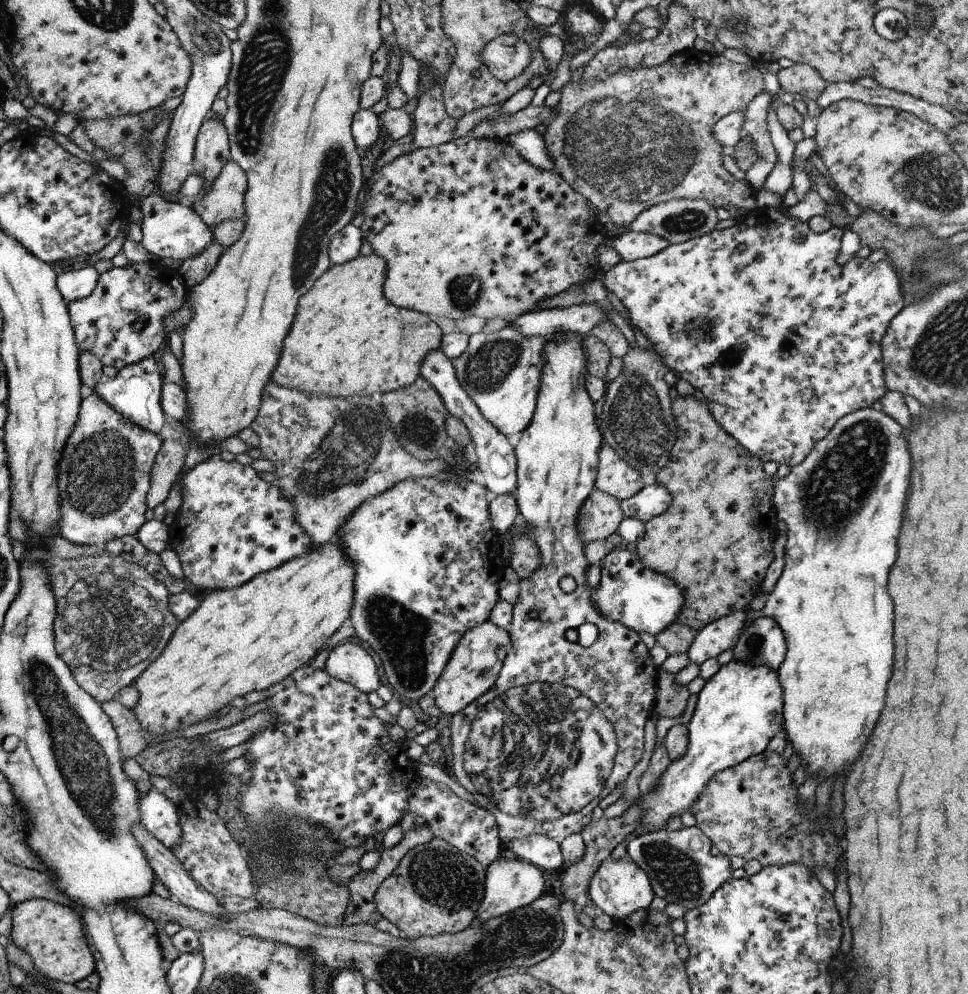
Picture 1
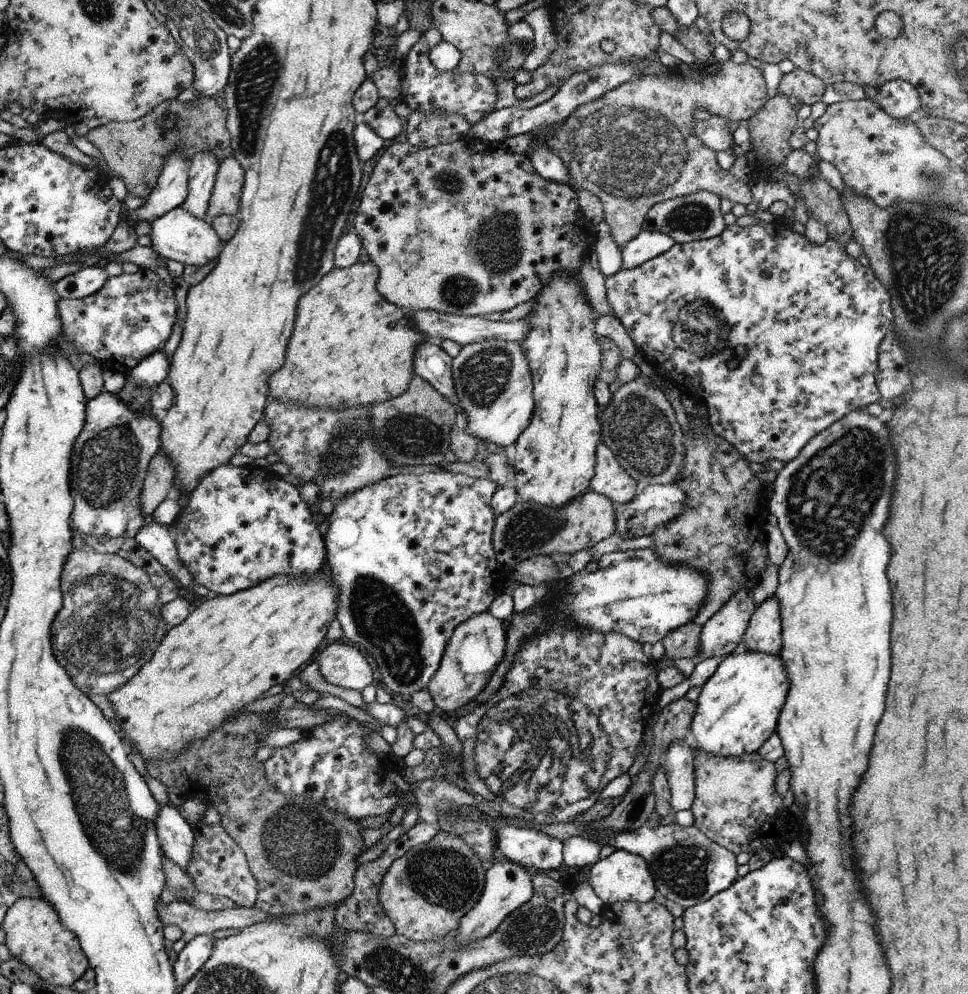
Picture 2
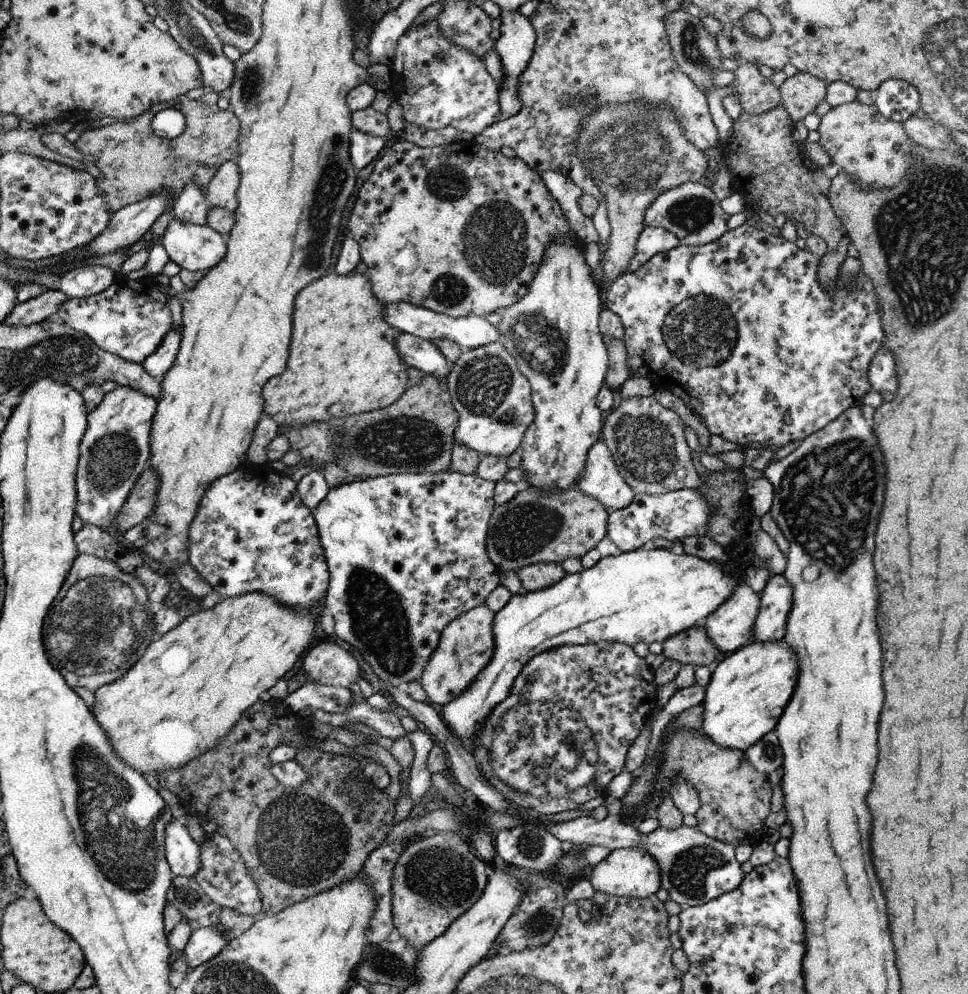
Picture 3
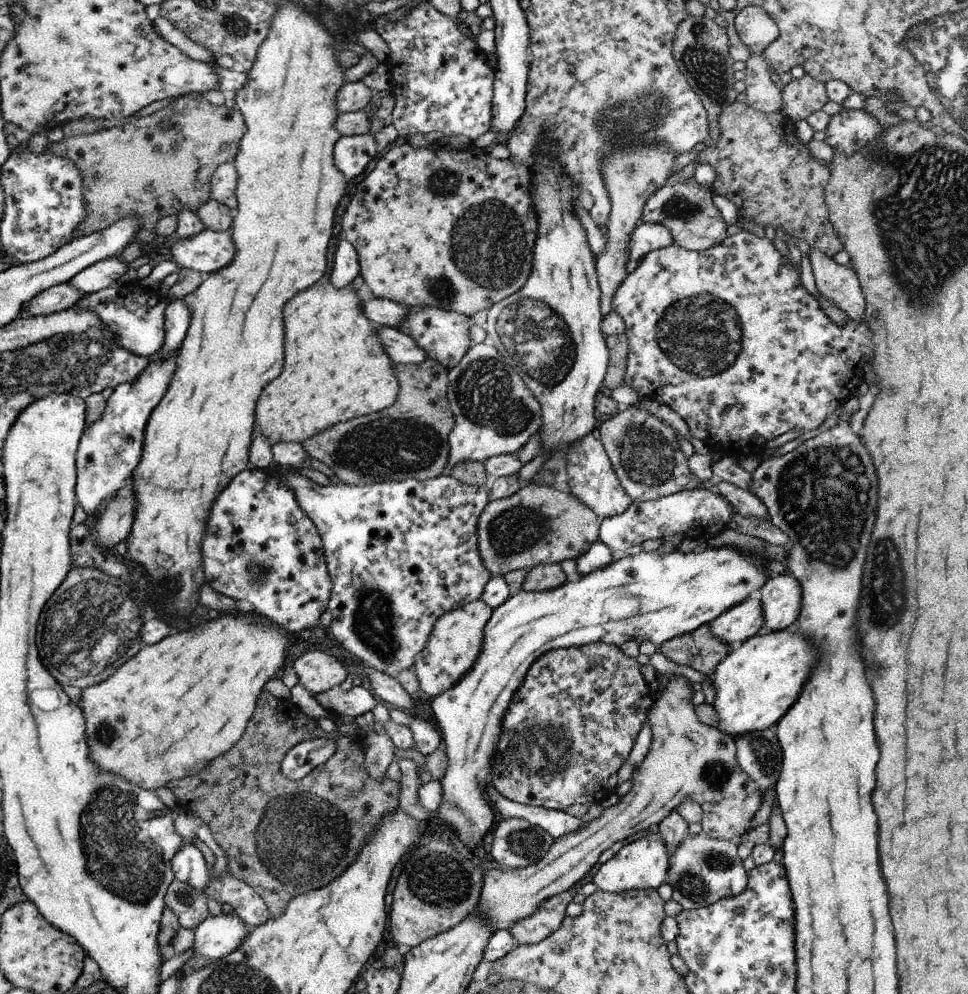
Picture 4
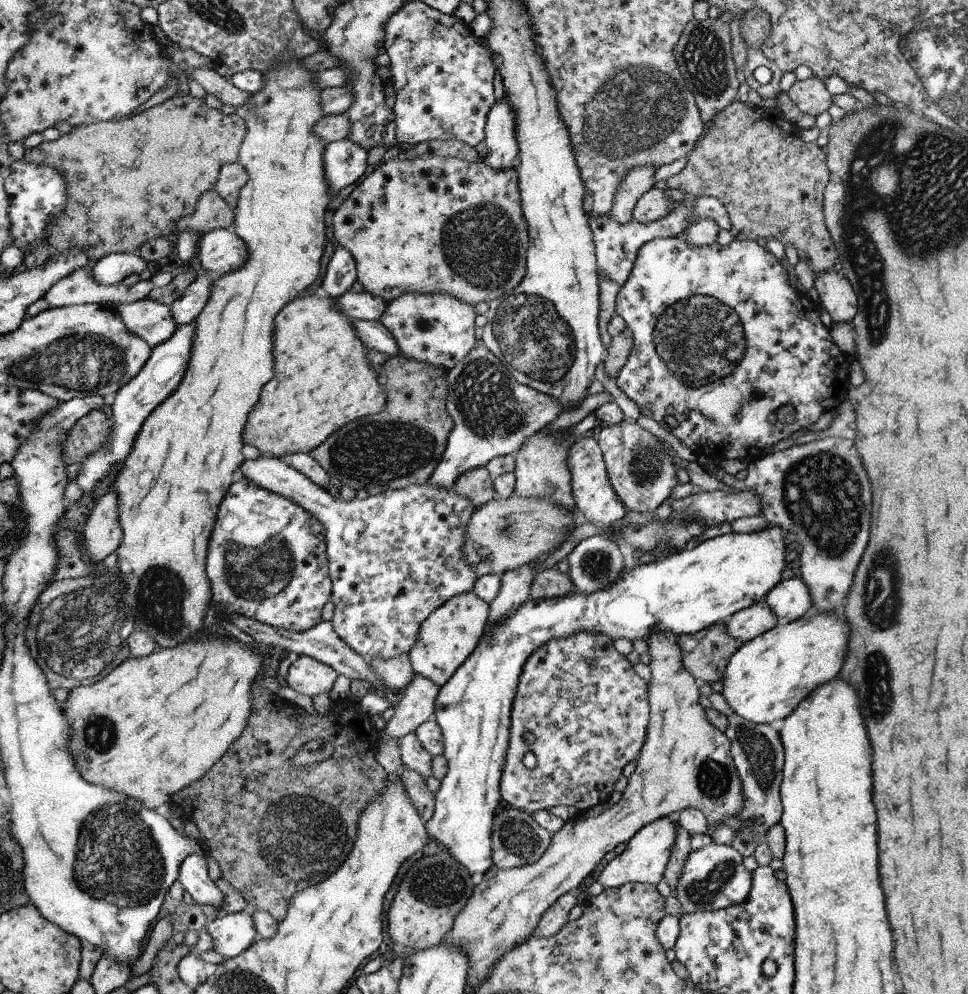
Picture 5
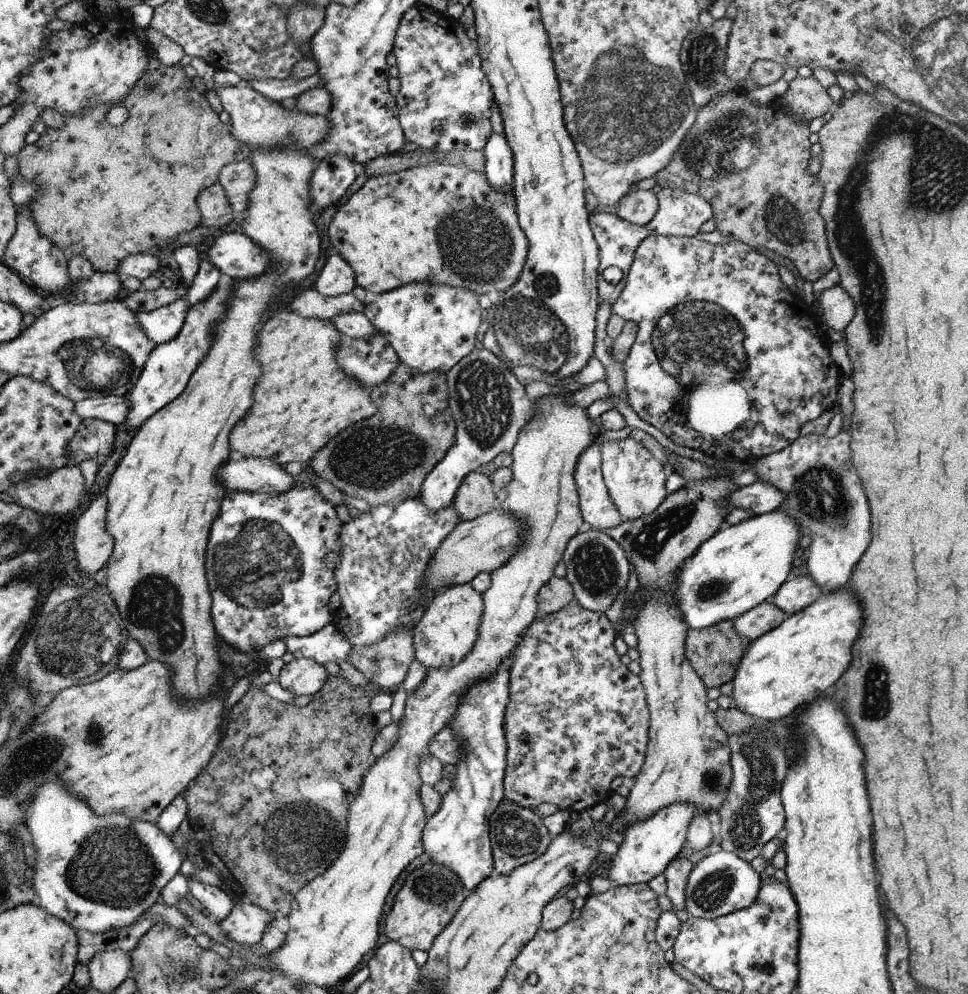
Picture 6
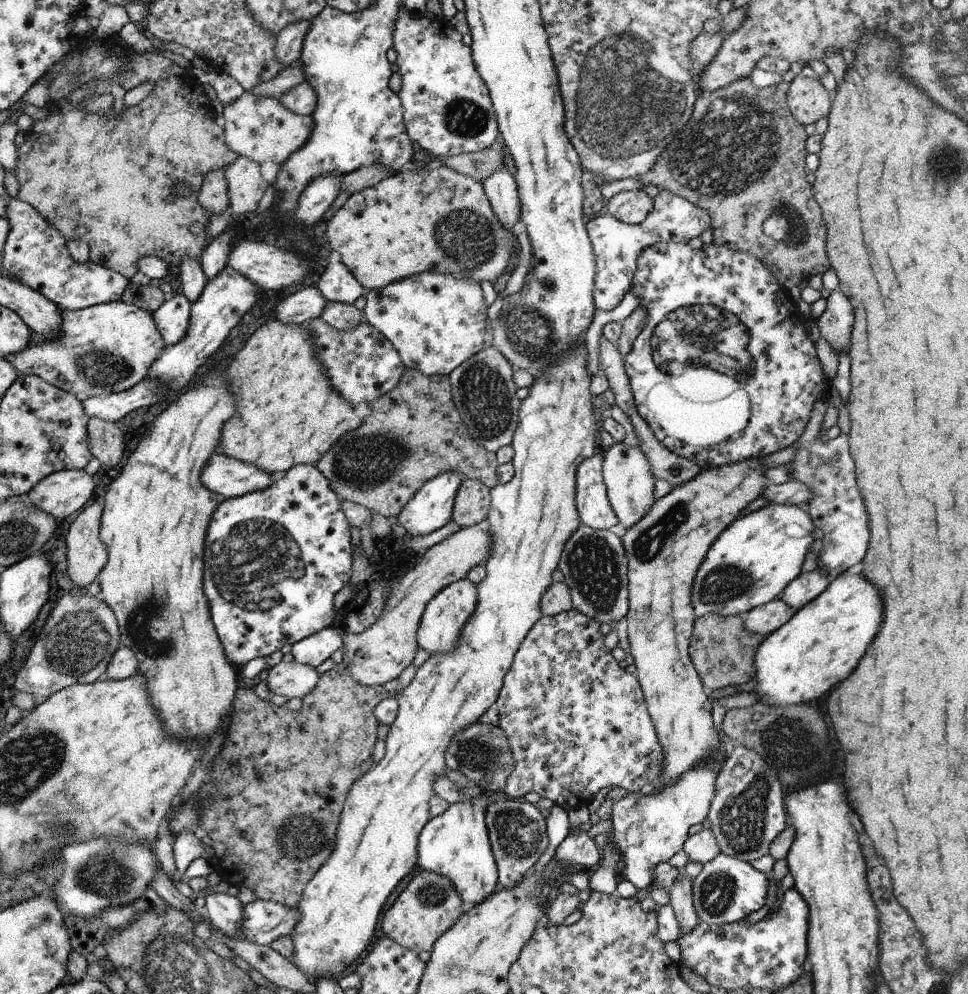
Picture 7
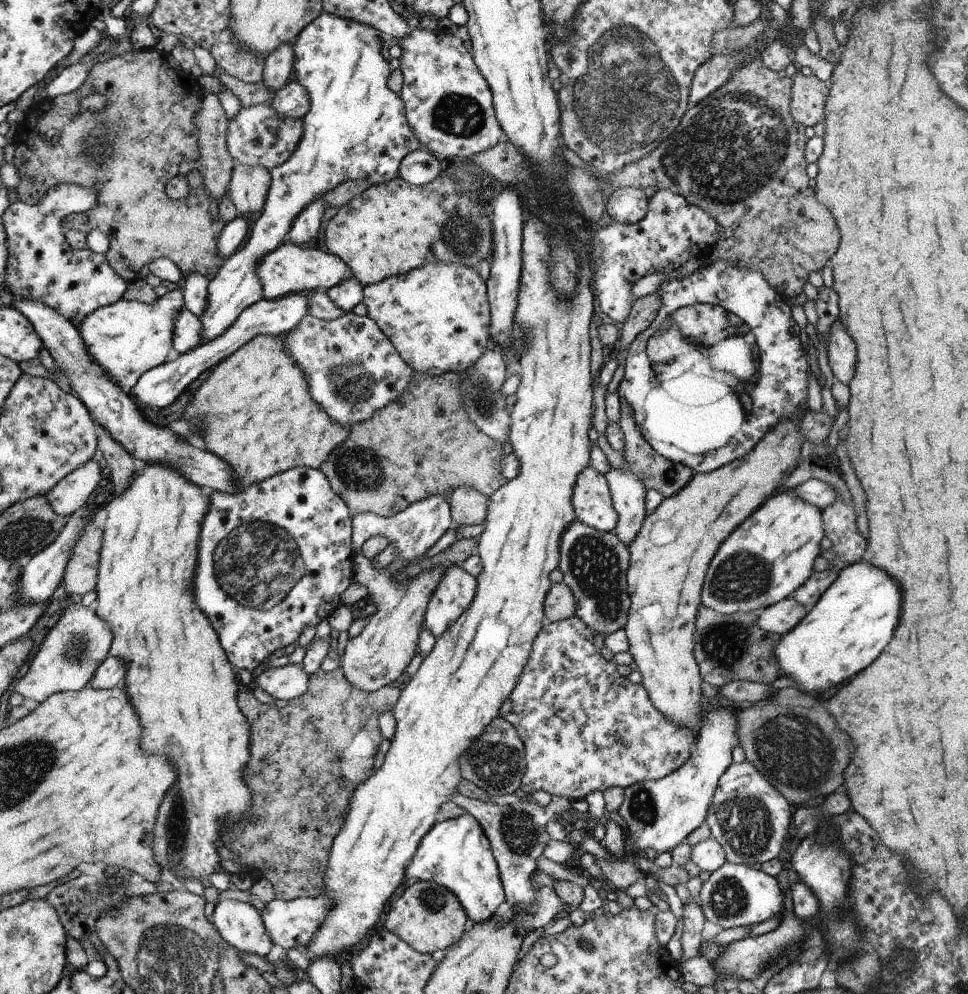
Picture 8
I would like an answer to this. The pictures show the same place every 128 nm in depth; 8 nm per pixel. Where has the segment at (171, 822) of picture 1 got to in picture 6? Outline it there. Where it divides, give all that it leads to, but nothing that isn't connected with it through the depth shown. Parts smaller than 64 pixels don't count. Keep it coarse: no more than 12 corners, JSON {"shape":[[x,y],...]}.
{"shape":[[188,859],[179,872],[189,891],[218,922],[235,905],[222,887],[198,882],[196,866]]}

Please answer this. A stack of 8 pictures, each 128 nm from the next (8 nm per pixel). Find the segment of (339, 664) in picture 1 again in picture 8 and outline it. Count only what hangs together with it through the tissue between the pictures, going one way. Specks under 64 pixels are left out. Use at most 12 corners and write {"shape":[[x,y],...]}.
{"shape":[[301,663],[256,673],[259,687],[276,700],[292,701],[308,691]]}

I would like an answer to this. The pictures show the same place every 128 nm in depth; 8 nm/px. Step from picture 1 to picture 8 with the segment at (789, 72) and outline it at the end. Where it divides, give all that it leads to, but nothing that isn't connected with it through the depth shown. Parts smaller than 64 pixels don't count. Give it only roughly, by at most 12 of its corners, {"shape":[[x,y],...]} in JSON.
{"shape":[[796,72],[790,110],[812,128],[825,121],[829,87]]}

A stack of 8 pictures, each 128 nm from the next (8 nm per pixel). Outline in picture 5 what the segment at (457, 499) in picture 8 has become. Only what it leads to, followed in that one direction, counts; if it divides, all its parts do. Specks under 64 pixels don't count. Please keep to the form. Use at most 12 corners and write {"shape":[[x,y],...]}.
{"shape":[[486,467],[464,472],[454,492],[475,509],[494,500],[493,479]]}

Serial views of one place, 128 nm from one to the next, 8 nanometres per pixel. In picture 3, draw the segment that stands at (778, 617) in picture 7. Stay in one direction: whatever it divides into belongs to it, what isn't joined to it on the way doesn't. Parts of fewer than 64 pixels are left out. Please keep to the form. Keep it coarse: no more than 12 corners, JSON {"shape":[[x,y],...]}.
{"shape":[[748,584],[704,621],[725,656],[752,642],[759,595]]}

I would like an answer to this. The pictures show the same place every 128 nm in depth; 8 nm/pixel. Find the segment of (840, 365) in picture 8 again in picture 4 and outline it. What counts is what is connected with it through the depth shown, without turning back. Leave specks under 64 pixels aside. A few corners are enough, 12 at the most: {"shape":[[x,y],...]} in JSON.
{"shape":[[809,254],[818,292],[862,322],[866,301],[851,265]]}

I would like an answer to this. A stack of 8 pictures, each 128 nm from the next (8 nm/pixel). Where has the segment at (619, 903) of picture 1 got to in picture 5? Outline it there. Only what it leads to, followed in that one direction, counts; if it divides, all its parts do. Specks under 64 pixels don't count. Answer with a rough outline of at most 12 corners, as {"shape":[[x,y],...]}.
{"shape":[[678,822],[640,828],[606,864],[604,889],[663,879]]}

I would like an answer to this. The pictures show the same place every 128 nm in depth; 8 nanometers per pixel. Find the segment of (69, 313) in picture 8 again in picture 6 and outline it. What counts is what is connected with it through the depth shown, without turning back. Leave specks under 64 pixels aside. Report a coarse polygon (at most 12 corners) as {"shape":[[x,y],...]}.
{"shape":[[29,206],[3,263],[66,304],[118,299],[122,278],[95,272],[72,282],[66,254],[40,234]]}

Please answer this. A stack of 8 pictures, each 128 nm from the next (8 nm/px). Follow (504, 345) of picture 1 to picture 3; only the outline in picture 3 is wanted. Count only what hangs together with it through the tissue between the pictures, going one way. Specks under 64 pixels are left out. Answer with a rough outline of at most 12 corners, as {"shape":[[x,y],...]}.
{"shape":[[499,341],[464,350],[446,382],[454,441],[513,454],[536,418]]}

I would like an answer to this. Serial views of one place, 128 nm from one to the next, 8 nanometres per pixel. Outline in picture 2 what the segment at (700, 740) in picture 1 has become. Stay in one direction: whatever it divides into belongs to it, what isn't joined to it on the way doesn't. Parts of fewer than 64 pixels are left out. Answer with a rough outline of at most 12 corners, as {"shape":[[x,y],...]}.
{"shape":[[779,654],[725,657],[701,687],[698,750],[756,753],[790,680]]}

